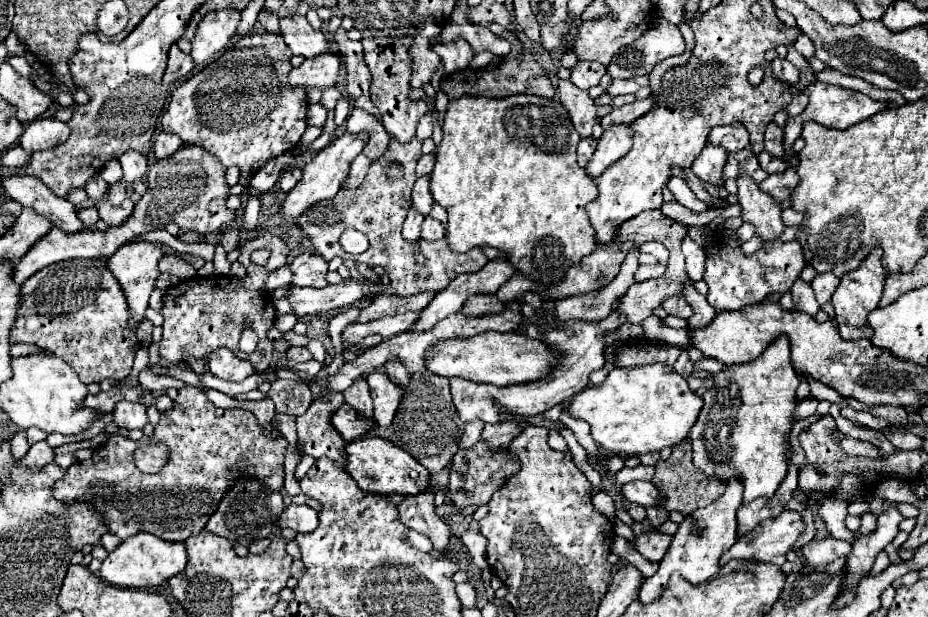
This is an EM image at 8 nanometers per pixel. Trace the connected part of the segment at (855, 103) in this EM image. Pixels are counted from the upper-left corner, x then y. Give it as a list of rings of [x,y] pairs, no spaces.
[[[815,82],[811,86],[807,86],[803,90],[803,94],[809,98],[809,104],[807,108],[797,114],[797,116],[789,116],[787,118],[787,124],[783,126],[783,146],[787,150],[787,158],[791,158],[795,152],[793,152],[793,142],[801,136],[801,128],[807,120],[813,120],[817,124],[823,124],[825,128],[835,128],[835,130],[845,130],[877,112],[883,110],[883,104],[889,104],[889,102],[877,102],[861,92],[855,92],[855,90],[845,90],[841,86],[833,86],[833,84],[821,84],[821,82]]]

